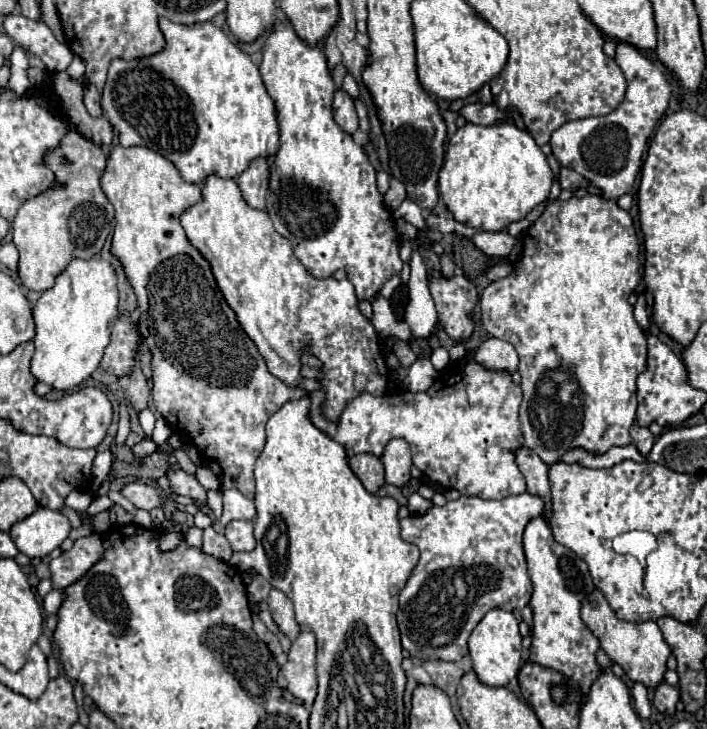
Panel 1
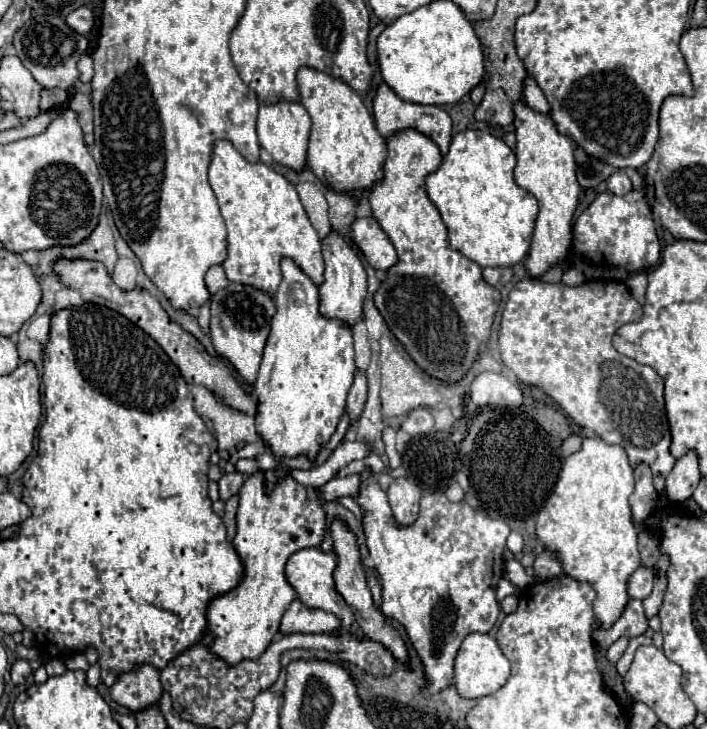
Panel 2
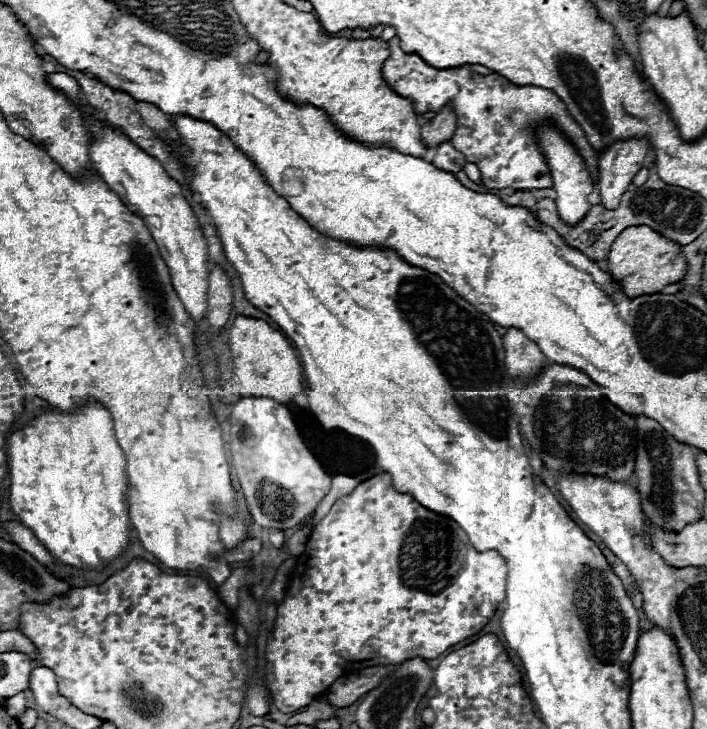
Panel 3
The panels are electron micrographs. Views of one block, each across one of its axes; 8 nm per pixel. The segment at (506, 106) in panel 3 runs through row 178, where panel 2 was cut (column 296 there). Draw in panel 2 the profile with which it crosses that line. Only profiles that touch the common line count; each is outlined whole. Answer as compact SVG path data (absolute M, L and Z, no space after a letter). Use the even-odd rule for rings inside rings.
M256 472L246 478L240 488L240 506L236 514L238 532L234 538L234 548L242 560L244 576L234 586L228 596L216 596L210 600L206 610L208 630L214 636L210 650L226 662L242 662L246 658L260 658L272 636L280 628L280 620L296 598L294 588L284 576L284 566L288 558L302 550L320 546L324 536L324 510L320 502L308 500L306 490L294 478L284 478L272 494L266 492L264 474Z

